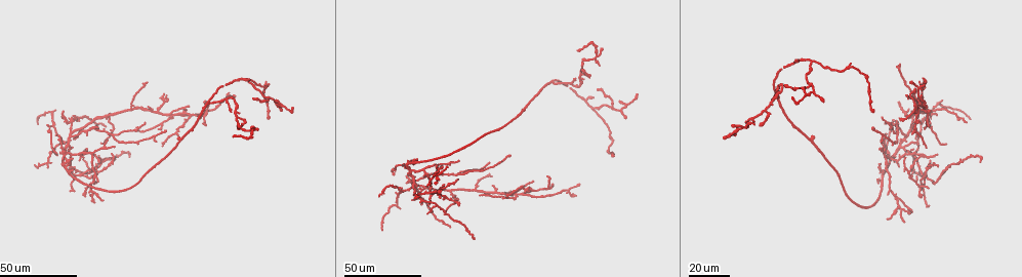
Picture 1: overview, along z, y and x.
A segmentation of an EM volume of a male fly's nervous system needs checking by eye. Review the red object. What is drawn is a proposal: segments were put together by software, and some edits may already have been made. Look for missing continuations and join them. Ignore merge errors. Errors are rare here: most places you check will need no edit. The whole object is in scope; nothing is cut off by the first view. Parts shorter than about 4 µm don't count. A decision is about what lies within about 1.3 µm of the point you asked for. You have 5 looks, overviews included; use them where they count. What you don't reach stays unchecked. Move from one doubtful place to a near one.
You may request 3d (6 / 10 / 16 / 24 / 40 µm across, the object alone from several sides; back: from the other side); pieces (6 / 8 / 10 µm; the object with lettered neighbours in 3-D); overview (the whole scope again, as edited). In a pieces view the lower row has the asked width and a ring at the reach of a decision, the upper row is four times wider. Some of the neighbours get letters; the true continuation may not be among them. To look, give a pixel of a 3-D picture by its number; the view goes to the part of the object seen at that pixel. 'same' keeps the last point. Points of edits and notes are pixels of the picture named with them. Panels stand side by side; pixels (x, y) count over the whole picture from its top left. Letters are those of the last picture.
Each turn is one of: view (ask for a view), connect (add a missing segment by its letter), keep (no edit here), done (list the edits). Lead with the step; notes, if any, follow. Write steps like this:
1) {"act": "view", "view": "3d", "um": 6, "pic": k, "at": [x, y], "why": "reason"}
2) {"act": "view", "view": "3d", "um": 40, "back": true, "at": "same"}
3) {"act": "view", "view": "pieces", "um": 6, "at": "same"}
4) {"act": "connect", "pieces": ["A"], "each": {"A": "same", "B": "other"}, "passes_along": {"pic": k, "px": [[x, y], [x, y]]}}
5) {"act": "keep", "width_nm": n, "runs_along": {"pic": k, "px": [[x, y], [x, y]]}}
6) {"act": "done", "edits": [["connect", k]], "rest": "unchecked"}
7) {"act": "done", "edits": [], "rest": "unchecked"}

{"act": "view", "view": "3d", "um": 40, "pic": 1, "at": [98, 125], "why": "free end"}

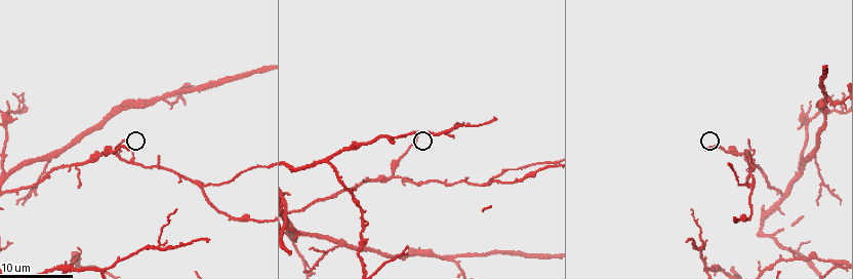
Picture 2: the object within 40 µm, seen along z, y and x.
{"act": "view", "view": "pieces", "um": 8, "pic": 2, "at": [129, 150]}

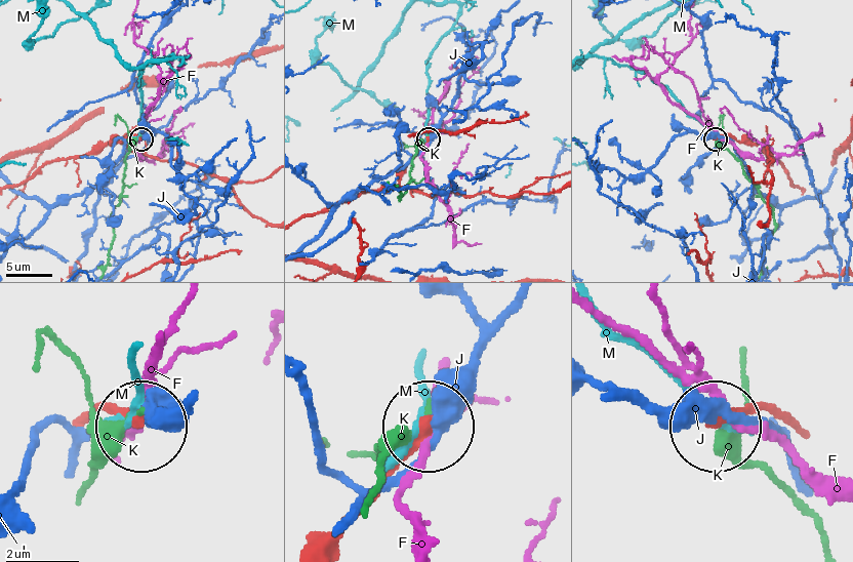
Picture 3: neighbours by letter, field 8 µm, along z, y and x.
{"act": "keep", "each": {"F": "other", "J": "other", "K": "other", "M": "other"}, "runs_along": {"pic": 3, "px": [[315, 553], [429, 427]]}, "found": "none of them fits"}

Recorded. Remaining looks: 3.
{"act": "view", "view": "3d", "um": 40, "pic": 1, "at": [886, 193], "why": "thin end"}

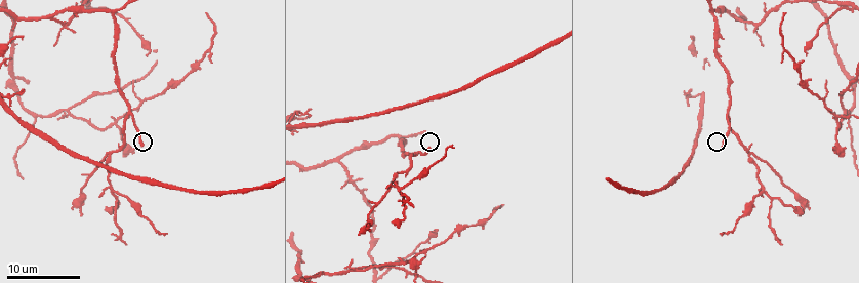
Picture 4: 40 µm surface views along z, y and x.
{"act": "view", "view": "3d", "um": 6, "pic": 4, "at": [141, 146]}

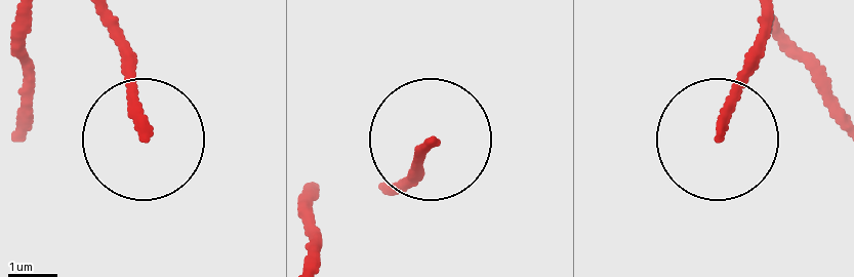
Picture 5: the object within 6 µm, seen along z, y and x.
{"act": "view", "view": "pieces", "um": 6, "pic": 5, "at": [430, 140]}

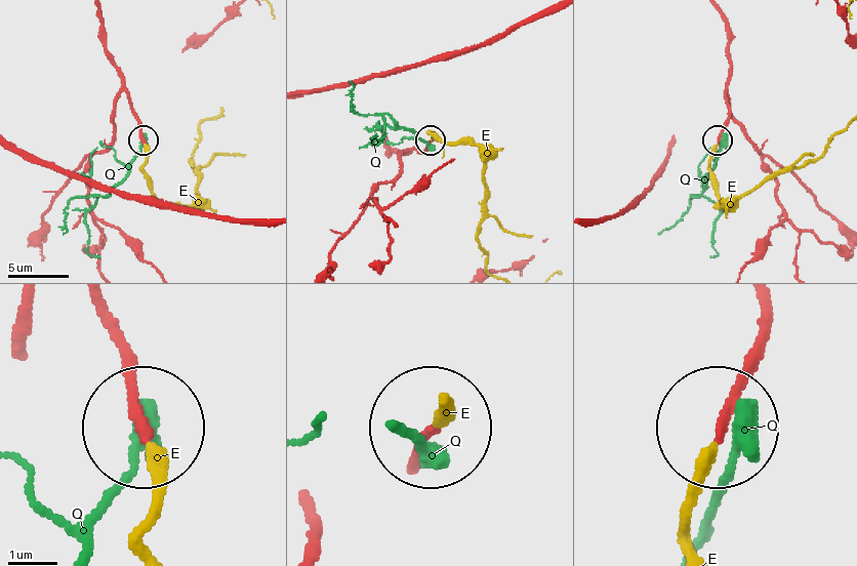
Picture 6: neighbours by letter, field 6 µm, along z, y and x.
{"act": "connect", "pieces": ["E"], "each": {"E": "same", "Q": "other"}, "found": "it goes on there"}

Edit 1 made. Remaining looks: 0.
{"act": "done", "edits": [["connect", 6]], "rest": "unchecked"}

